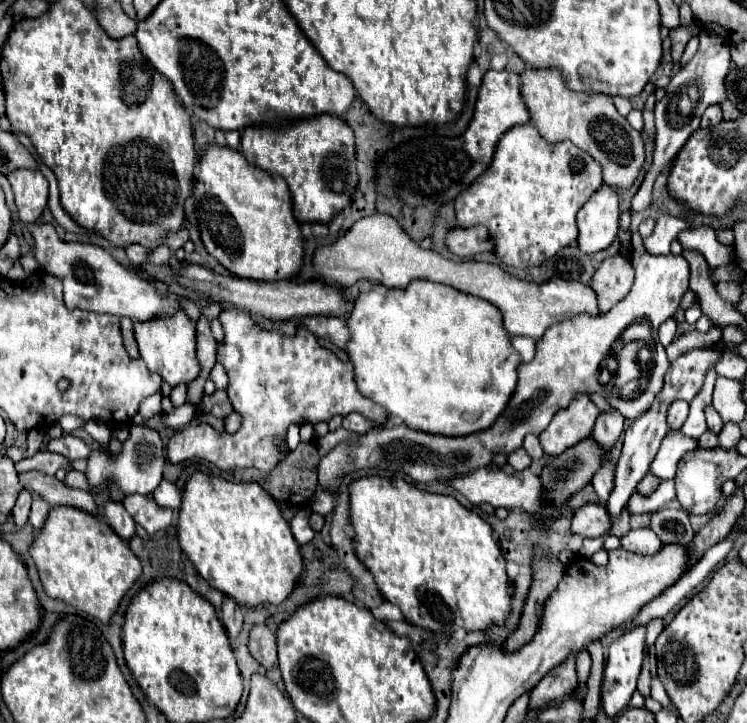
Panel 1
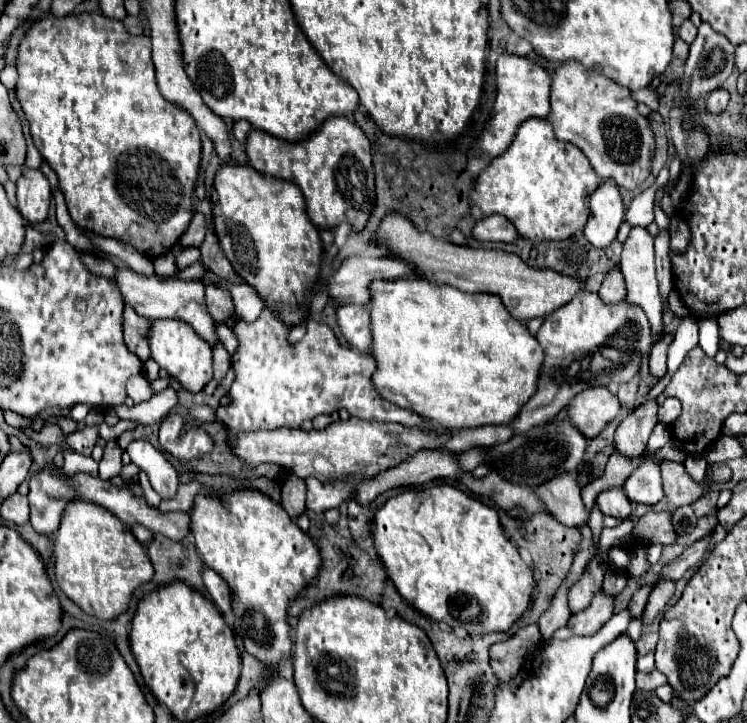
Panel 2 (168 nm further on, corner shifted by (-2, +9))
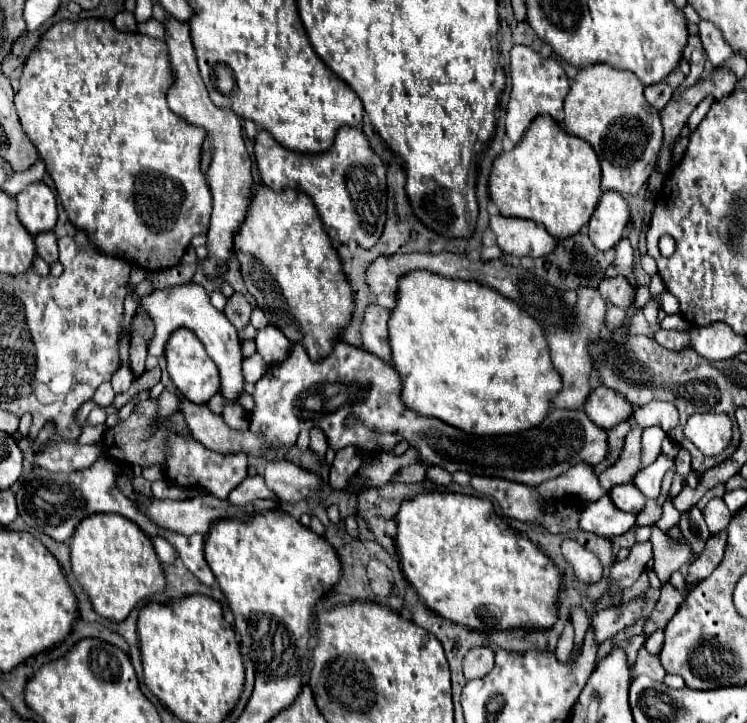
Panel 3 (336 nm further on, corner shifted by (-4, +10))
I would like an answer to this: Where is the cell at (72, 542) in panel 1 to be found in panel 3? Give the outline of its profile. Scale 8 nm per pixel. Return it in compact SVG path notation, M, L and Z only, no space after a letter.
M94 514L80 522L70 540L72 572L88 592L94 610L114 622L128 618L132 608L158 592L164 592L166 578L152 546L152 538L120 514Z

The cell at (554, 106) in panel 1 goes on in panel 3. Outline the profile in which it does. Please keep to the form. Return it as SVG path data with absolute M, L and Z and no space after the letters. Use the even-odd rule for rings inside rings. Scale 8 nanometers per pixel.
M594 64L578 72L564 100L564 130L586 140L598 154L602 164L604 190L634 196L648 182L652 164L662 142L662 124L658 110L644 98L640 80L608 64ZM610 132L610 134L608 134Z

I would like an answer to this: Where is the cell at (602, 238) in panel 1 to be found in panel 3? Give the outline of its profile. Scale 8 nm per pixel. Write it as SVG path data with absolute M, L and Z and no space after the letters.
M604 192L588 224L588 236L598 250L610 250L624 236L628 222L630 210L626 200L616 192Z

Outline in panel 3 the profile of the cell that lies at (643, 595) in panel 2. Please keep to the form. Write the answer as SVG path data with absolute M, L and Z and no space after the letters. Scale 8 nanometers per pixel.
M642 596L630 600L628 604L612 606L612 608L594 612L592 614L594 638L598 644L602 644L604 640L612 638L616 632L624 630L626 626L632 626L640 618L644 618L642 616Z

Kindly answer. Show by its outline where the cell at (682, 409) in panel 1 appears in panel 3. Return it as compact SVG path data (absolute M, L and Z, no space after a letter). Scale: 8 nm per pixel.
M652 400L634 412L634 422L640 428L660 426L668 434L672 428L678 426L678 410L676 406L670 406L670 402Z

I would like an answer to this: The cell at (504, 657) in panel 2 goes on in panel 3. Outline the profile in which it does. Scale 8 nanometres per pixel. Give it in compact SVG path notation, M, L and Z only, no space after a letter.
M476 646L470 648L468 654L464 656L464 676L468 680L472 678L482 678L484 674L488 674L494 666L494 652L488 646Z

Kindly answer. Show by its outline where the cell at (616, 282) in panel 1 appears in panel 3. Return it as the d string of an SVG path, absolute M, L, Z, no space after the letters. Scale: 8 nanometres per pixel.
M624 276L604 278L598 290L606 302L612 302L614 306L620 306L620 308L630 308L636 298L636 288L630 286Z

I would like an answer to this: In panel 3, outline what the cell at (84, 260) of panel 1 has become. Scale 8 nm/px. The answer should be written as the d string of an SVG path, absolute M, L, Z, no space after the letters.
M194 282L182 284L180 288L166 288L166 290L156 290L150 296L138 298L138 304L148 310L152 322L154 322L154 336L148 342L148 354L160 358L164 354L164 346L170 338L170 334L178 328L188 328L192 330L200 342L204 344L208 356L214 360L214 364L220 370L220 392L228 402L238 402L240 394L244 392L244 376L242 376L242 346L238 338L238 330L230 324L230 320L220 314L212 304L206 294L206 290Z

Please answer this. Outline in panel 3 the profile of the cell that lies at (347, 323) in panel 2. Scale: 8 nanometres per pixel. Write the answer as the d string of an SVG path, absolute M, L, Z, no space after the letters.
M372 304L362 322L362 348L368 350L370 354L376 354L384 362L390 362L392 350L388 346L388 318L390 312L384 310L382 306Z

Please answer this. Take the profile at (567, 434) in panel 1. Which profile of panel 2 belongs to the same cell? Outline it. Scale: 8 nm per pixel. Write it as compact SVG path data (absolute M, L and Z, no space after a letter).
M592 387L570 401L566 415L568 421L584 435L584 439L592 439L616 417L618 407L618 397L606 387Z

